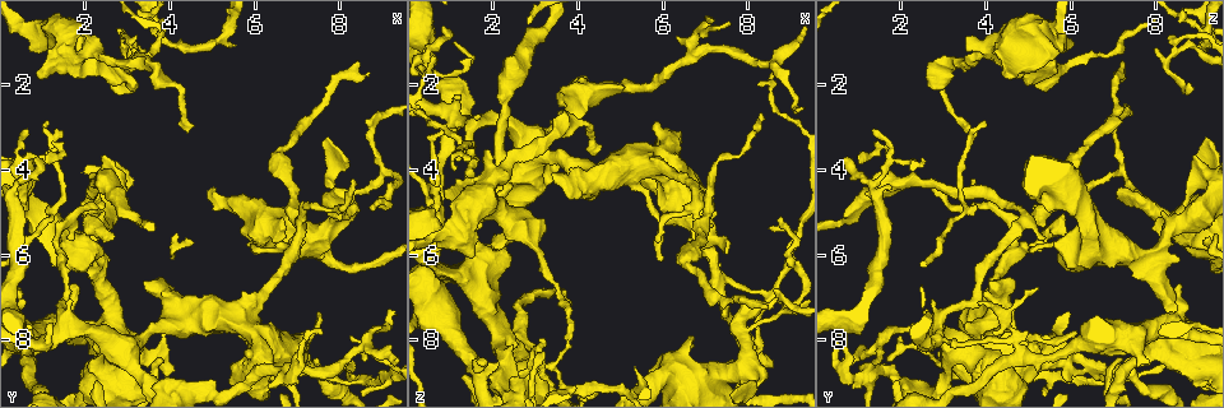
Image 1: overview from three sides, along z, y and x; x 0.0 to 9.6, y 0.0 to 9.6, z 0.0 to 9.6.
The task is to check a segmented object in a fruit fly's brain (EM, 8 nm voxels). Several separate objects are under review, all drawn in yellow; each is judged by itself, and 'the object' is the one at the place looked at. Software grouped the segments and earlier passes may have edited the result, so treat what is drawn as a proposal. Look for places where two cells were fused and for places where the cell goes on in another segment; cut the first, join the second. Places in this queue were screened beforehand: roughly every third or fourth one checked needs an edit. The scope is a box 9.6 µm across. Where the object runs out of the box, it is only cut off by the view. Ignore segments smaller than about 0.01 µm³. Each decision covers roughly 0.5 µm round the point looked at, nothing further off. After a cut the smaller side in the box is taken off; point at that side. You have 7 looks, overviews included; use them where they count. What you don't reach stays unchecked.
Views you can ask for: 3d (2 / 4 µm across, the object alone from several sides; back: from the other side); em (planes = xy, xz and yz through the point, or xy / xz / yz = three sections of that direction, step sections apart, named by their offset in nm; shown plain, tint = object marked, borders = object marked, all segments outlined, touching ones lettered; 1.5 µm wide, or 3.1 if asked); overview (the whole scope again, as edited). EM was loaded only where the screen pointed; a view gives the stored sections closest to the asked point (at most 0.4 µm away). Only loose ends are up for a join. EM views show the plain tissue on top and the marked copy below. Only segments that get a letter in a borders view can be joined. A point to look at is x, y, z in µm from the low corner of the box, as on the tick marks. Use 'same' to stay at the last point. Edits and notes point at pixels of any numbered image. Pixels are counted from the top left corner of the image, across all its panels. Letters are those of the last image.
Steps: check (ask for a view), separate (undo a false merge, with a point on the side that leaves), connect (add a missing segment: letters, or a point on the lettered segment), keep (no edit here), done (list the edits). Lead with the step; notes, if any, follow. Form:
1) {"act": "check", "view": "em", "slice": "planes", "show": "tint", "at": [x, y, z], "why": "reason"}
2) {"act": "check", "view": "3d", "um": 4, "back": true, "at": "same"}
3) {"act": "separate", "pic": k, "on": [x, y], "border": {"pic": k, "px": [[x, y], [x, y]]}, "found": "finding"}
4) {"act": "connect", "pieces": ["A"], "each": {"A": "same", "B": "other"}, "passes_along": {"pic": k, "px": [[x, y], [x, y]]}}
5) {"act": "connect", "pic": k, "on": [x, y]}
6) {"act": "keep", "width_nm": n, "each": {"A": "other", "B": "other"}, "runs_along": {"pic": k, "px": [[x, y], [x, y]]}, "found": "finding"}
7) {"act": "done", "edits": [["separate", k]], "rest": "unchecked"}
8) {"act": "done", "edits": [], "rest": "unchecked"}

{"act": "check", "view": "em", "slice": "yz", "step": 8, "show": "borders", "at": [0.65, 7.80, 5.05], "why": "thin end"}

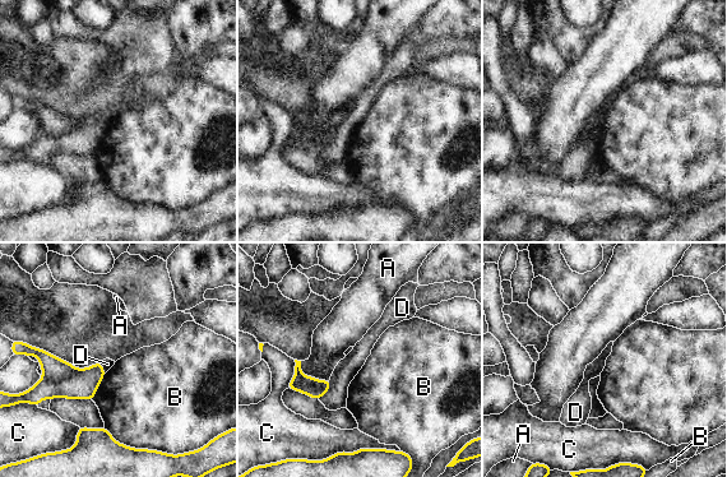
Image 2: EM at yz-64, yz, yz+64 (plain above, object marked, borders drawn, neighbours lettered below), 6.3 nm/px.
{"act": "separate", "pic": 2, "on": [54, 367], "each": {"A": "other", "B": "other", "C": "other", "D": "other"}, "border": {"pic": 2, "px": [[77, 370], [58, 380], [42, 378]]}, "found": "a second cell is stuck on"}

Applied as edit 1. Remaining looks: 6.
{"act": "check", "view": "overview", "why": "redraw"}

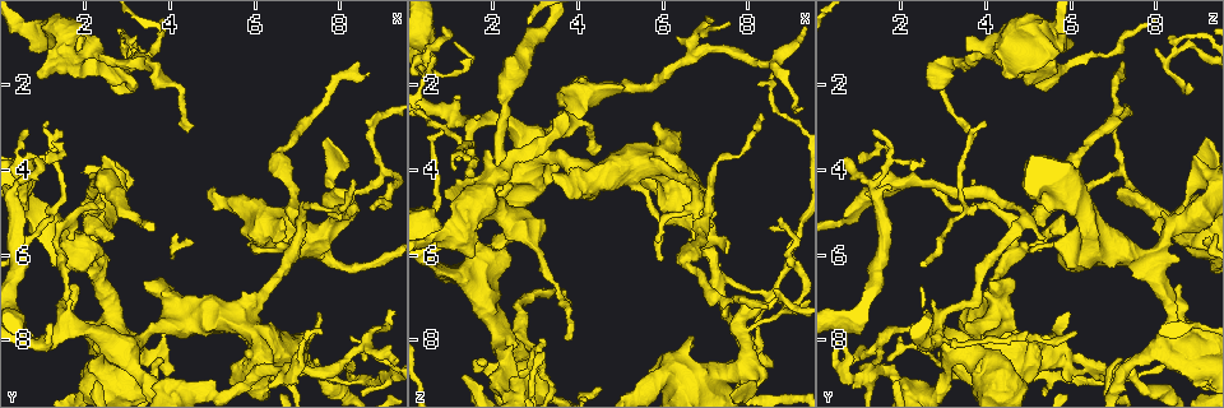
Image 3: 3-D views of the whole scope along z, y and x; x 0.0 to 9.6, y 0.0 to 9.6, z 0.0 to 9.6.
{"act": "check", "view": "em", "slice": "yz", "step": 4, "show": "borders", "at": [0.80, 3.75, 0.60], "why": "branch stops here"}

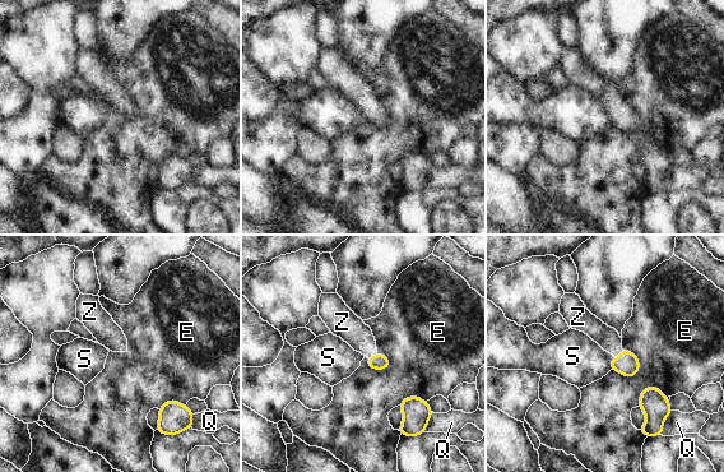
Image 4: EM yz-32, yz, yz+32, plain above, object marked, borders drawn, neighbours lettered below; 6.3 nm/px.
{"act": "connect", "pieces": ["Z"], "each": {"E": "other", "Q": "other", "S": "other", "Z": "same"}, "passes_along": {"pic": 4, "px": [[379, 361], [371, 357], [351, 328]]}, "found": "it goes on there"}

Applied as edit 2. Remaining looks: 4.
{"act": "check", "view": "3d", "um": 2, "at": [8.40, 4.25, 2.75]}

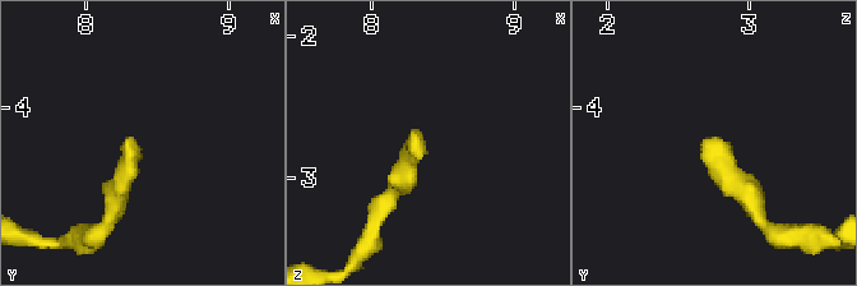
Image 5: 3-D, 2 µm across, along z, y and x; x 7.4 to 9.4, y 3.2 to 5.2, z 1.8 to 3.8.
{"act": "check", "view": "em", "slice": "planes", "show": "borders", "at": [8.32, 4.22, 2.70], "why": "now the EM"}

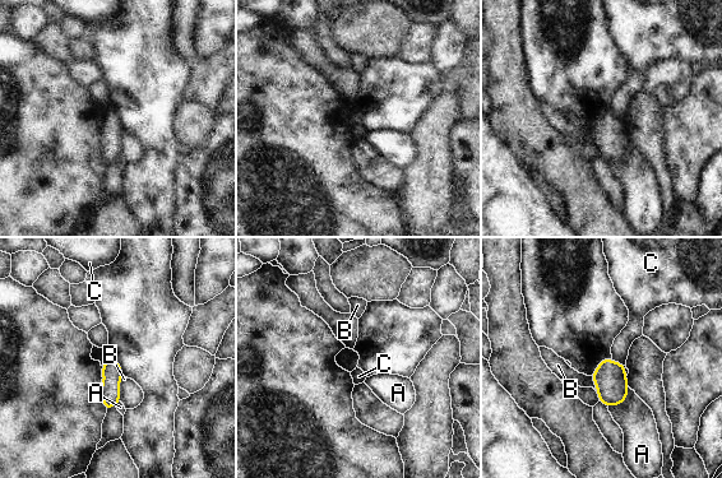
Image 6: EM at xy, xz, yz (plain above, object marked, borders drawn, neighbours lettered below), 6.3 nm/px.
{"act": "keep", "each": {"A": "other", "B": "other", "C": "other"}, "border": {"pic": 6, "px": [[612, 358], [624, 365]]}, "found": "none of them fits"}

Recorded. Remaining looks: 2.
{"act": "done", "edits": [["separate", 2], ["connect", 4]], "rest": "unchecked"}

